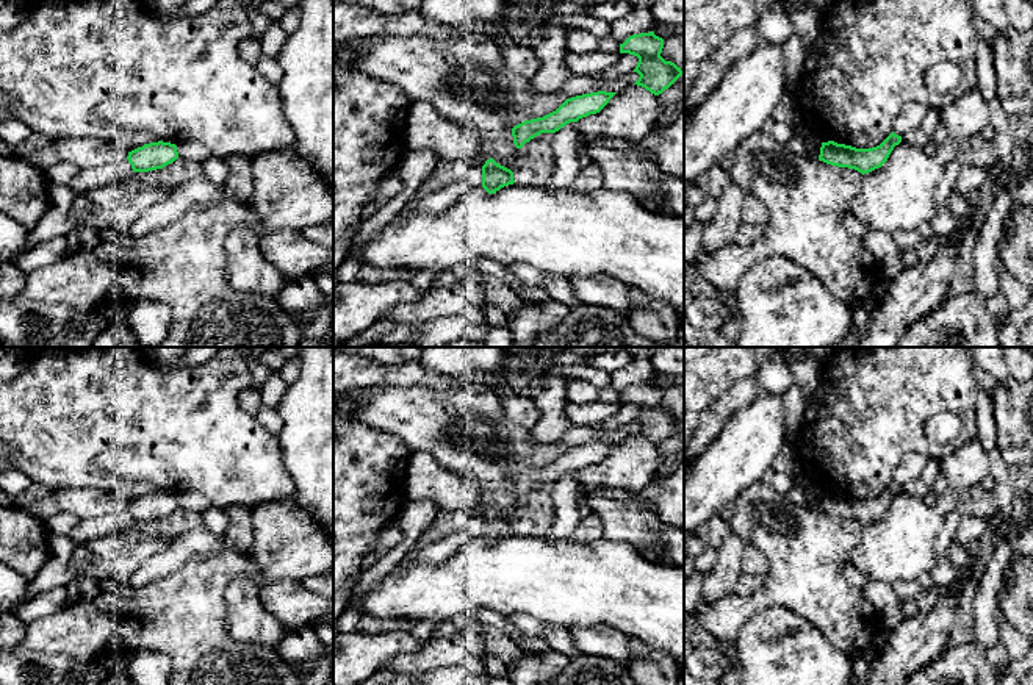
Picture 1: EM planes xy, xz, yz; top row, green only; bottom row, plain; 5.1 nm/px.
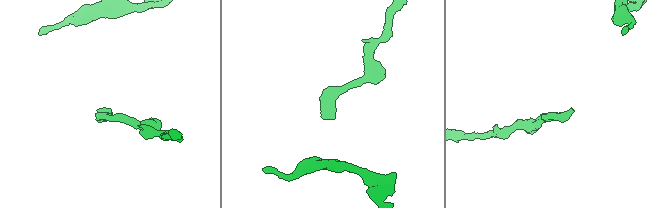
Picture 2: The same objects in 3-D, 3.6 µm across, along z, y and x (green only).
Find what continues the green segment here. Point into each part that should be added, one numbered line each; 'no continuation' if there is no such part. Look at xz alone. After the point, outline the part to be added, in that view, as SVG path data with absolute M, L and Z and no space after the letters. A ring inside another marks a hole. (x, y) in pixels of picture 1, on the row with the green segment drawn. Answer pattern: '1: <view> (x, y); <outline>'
no continuation

